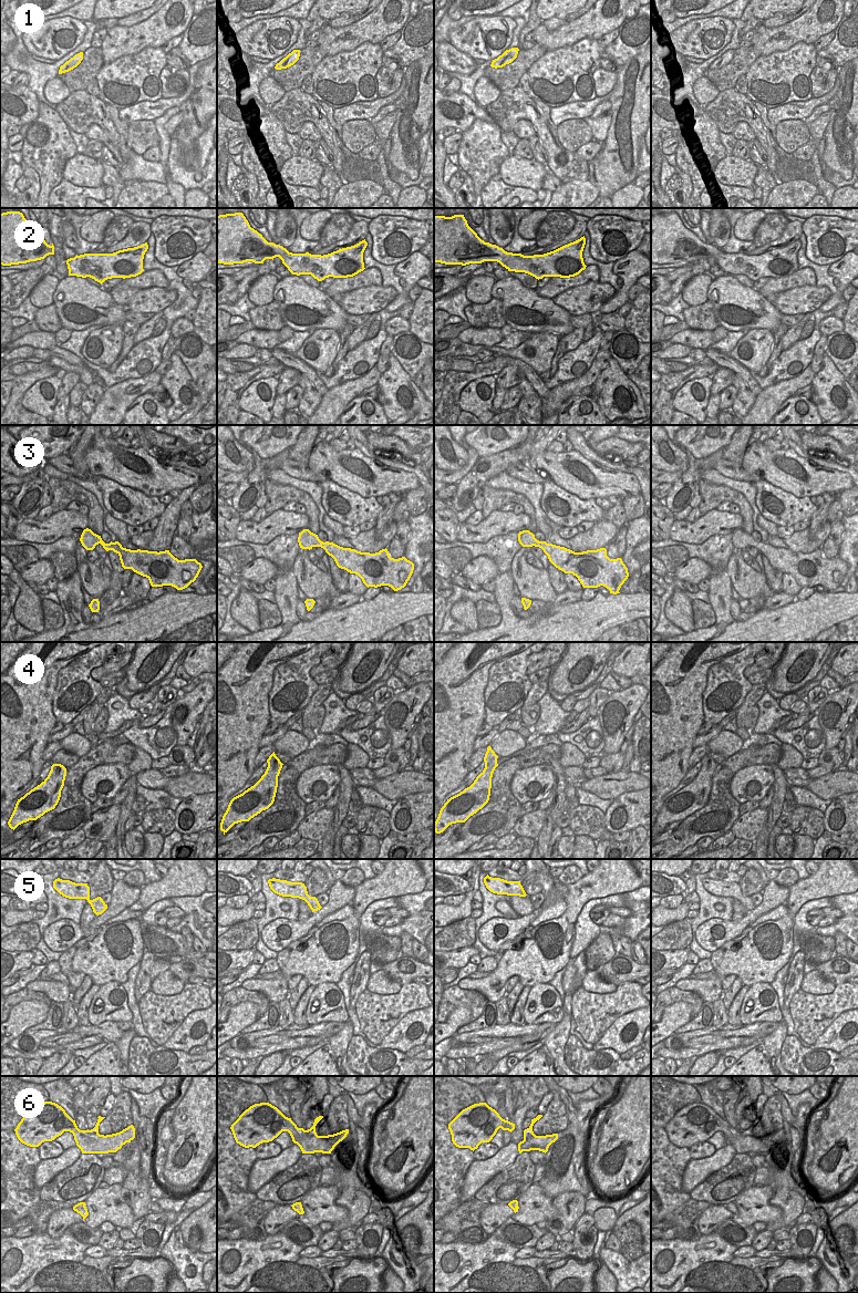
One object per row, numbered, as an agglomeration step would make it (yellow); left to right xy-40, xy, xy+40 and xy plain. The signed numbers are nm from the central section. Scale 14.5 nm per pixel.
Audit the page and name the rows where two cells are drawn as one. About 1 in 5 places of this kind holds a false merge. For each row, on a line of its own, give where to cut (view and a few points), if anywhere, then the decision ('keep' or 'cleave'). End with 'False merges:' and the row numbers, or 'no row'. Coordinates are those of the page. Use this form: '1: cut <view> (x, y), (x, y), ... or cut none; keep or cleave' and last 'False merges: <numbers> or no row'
1: cut none; keep
2: cut none; keep
3: cut none; keep
4: cut xy+40 (496, 759), (490, 764), (485, 764); cleave
5: cut none; keep
6: cut none; keep
False merges: 4

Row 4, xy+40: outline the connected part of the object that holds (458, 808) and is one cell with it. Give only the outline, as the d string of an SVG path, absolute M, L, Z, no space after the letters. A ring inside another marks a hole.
M497 761L492 765L485 764L484 770L469 787L447 799L434 823L436 834L443 832L452 824L465 823L488 803L492 777L497 766Z

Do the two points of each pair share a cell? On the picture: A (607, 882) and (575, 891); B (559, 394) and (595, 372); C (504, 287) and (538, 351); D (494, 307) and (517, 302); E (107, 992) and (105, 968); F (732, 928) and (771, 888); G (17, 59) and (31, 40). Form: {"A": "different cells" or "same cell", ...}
{"A": "same cell", "B": "same cell", "C": "different cells", "D": "different cells", "E": "different cells", "F": "same cell", "G": "different cells"}

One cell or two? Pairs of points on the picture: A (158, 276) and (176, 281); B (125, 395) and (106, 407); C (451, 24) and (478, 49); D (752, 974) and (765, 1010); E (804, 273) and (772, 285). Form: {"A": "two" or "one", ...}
{"A": "two", "B": "one", "C": "two", "D": "two", "E": "one"}

